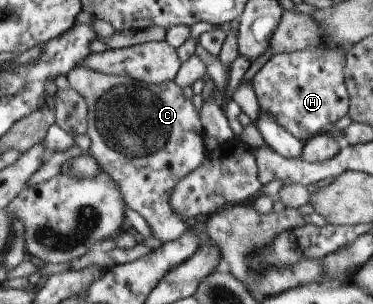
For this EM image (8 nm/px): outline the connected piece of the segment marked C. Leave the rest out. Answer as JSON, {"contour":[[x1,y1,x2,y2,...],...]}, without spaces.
{"contour":[[75,67,68,73,67,79,71,87,75,88,79,93,82,93,86,99,88,105,88,118,89,129,88,135,91,139,91,145,87,152,91,152,97,161,100,161,101,167,107,172,120,186,120,190,123,193,123,198,127,205,131,206,135,211,138,211,151,226,152,233,156,239,161,240,163,243,179,240,181,236,184,236,185,232,191,228,192,232,198,237,201,244,208,244,211,238,208,237,205,228,199,227,199,225,193,225,192,222,186,221,186,219,178,211,175,211,172,200,172,192,176,188,176,185,185,179,185,175,191,173,202,161,205,159,205,147,203,147,203,131,201,131,201,125,199,125,199,117,197,112,191,105,191,100,185,97,185,91,180,85,177,85,176,80,167,82,164,84,150,85,142,81,137,81,129,76,104,74,95,70,89,70,88,68]]}

